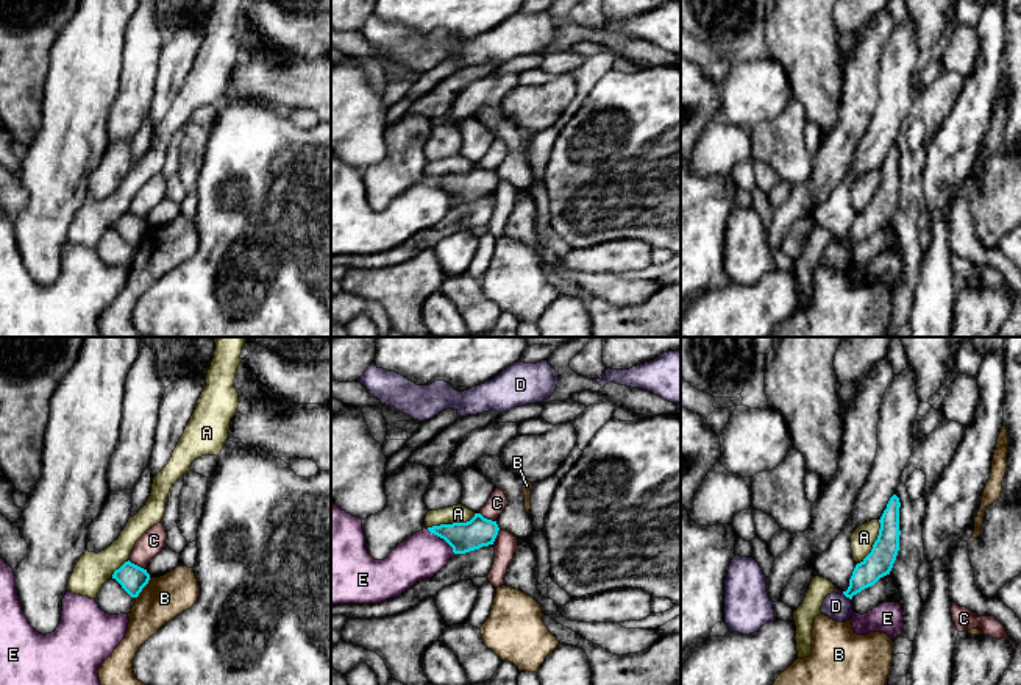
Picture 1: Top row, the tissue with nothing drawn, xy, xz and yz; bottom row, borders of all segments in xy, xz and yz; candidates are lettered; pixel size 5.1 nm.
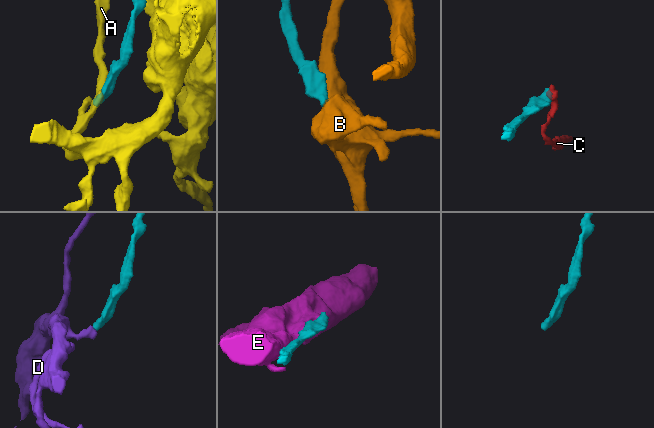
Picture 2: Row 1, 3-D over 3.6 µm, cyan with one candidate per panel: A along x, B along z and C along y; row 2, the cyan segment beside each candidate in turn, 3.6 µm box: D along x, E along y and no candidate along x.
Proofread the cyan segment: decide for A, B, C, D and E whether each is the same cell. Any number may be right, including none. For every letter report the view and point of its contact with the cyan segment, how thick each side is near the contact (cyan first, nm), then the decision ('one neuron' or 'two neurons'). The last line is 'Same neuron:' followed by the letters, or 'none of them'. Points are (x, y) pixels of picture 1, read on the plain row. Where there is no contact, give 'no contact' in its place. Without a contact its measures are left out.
A: xz (453, 173) | 160/100 nm | two neurons
B: xy (142, 237) | 140/220 nm | two neurons
C: xy (136, 216) | 140/120 nm | two neurons
D: yz (846, 247) | 140/140 nm | two neurons
E: xz (442, 188) | 160/240 nm | two neurons
Same neuron: none of them

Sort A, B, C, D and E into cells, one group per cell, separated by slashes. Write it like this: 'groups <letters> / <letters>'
groups A / B / C / D / E

